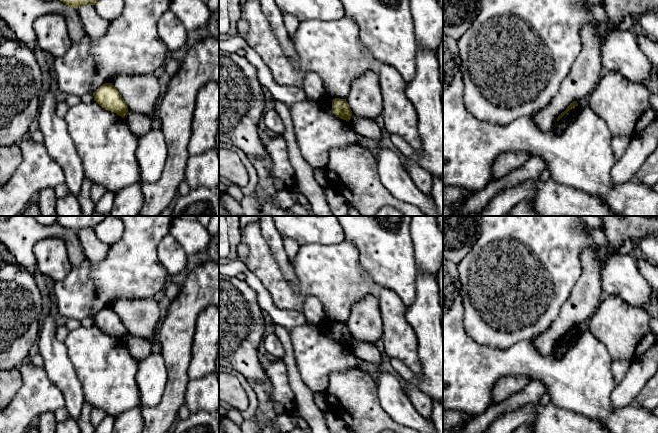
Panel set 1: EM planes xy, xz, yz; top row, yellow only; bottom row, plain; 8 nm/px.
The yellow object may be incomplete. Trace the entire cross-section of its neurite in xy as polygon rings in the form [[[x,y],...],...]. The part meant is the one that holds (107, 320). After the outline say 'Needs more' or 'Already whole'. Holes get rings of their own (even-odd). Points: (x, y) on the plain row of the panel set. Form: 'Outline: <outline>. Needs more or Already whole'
Outline: [[[112,307],[101,309],[93,317],[93,320],[94,325],[96,325],[102,332],[114,336],[122,342],[124,342],[128,336],[126,327]]]. Already whole

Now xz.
Outline: [[[335,322],[332,324],[332,335],[340,343],[346,344],[349,346],[352,335],[346,325],[346,323]]]. Already whole

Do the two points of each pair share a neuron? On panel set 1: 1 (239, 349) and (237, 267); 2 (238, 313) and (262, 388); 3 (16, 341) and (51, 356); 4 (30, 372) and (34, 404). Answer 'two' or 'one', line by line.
1: two
2: one
3: two
4: one

